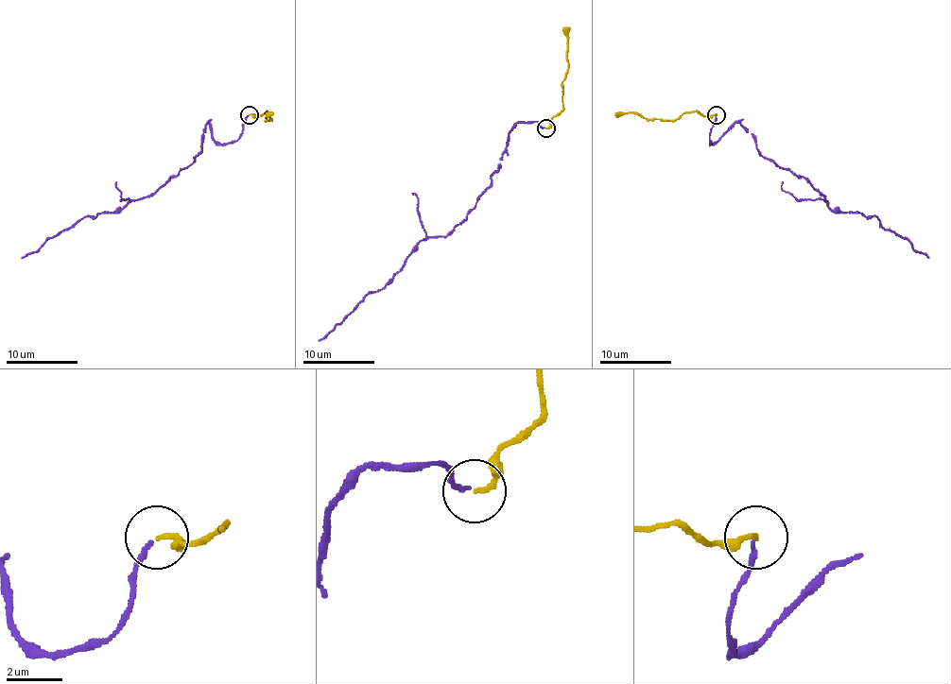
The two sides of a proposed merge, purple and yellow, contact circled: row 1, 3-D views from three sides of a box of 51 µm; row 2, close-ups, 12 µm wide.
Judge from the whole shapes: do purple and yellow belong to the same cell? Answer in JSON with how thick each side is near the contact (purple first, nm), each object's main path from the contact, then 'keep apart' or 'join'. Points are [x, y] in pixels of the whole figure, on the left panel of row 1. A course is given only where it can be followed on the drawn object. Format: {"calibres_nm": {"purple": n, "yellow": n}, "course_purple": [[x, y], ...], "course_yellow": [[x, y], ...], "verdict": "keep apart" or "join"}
{"calibres_nm": {"purple": 150, "yellow": 160}, "course_purple": [[249, 116], [239, 137], [221, 145], [209, 123], [195, 161], [147, 196], [85, 216], [21, 257]], "course_yellow": [[249, 114], [261, 116], [267, 112], [267, 119], [271, 119], [269, 112], [267, 117]], "verdict": "join"}

